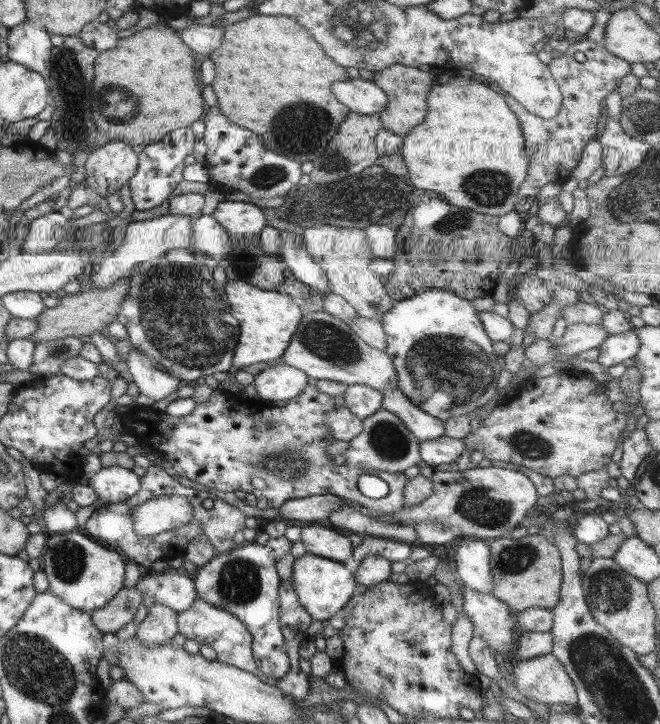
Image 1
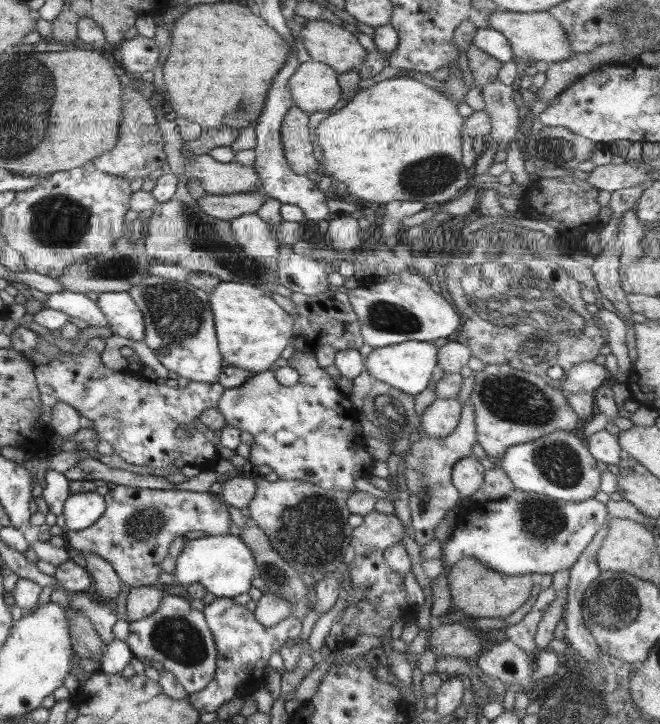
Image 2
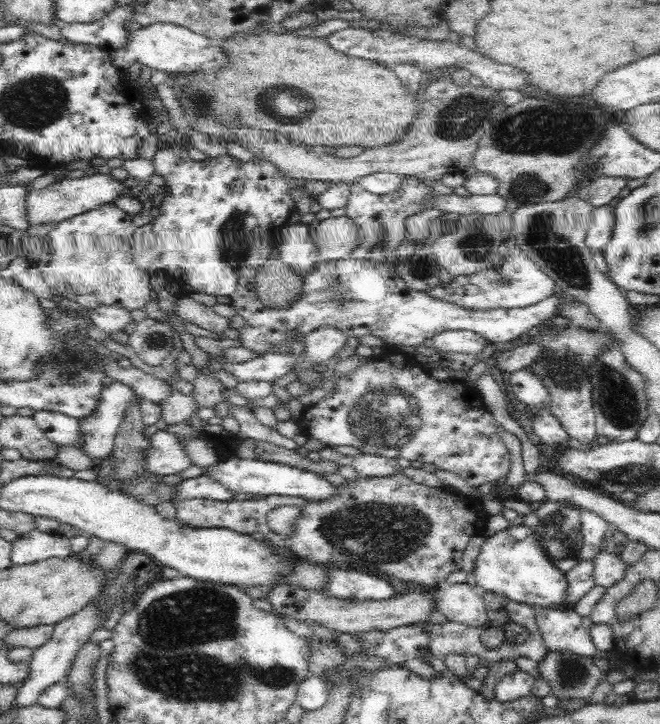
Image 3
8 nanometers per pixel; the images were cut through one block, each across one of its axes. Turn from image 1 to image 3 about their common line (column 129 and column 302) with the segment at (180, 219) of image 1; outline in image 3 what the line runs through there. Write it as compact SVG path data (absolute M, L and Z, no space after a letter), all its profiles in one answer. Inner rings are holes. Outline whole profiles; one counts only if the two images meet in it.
M295 223L282 227L280 232L280 259L292 267L296 273L304 276L314 263L320 261L315 240L310 235L310 226L306 223Z

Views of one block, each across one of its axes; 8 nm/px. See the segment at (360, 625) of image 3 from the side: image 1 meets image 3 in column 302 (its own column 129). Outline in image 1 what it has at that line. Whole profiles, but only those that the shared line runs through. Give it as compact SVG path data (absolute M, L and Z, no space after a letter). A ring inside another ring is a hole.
M123 588L101 608L90 612L92 623L102 633L114 633L132 620L142 598L135 588Z

